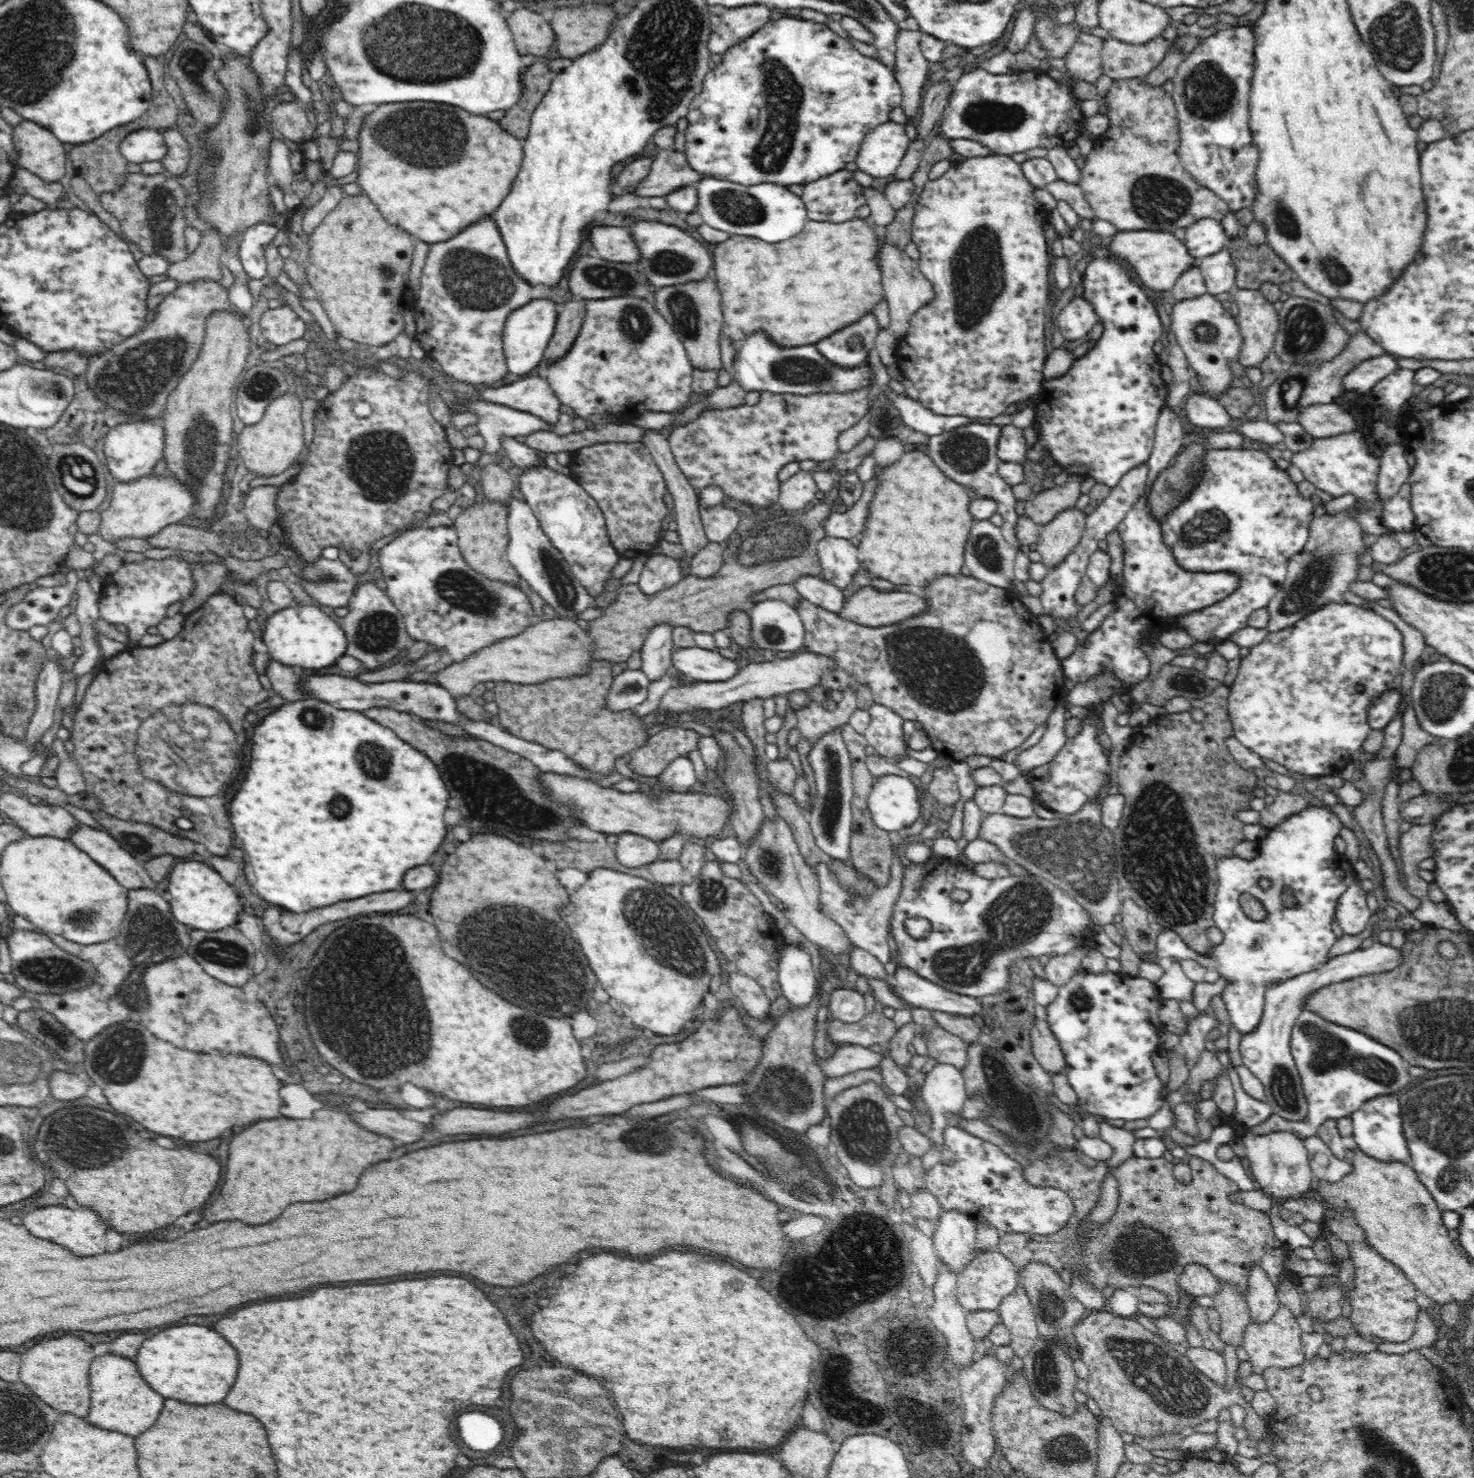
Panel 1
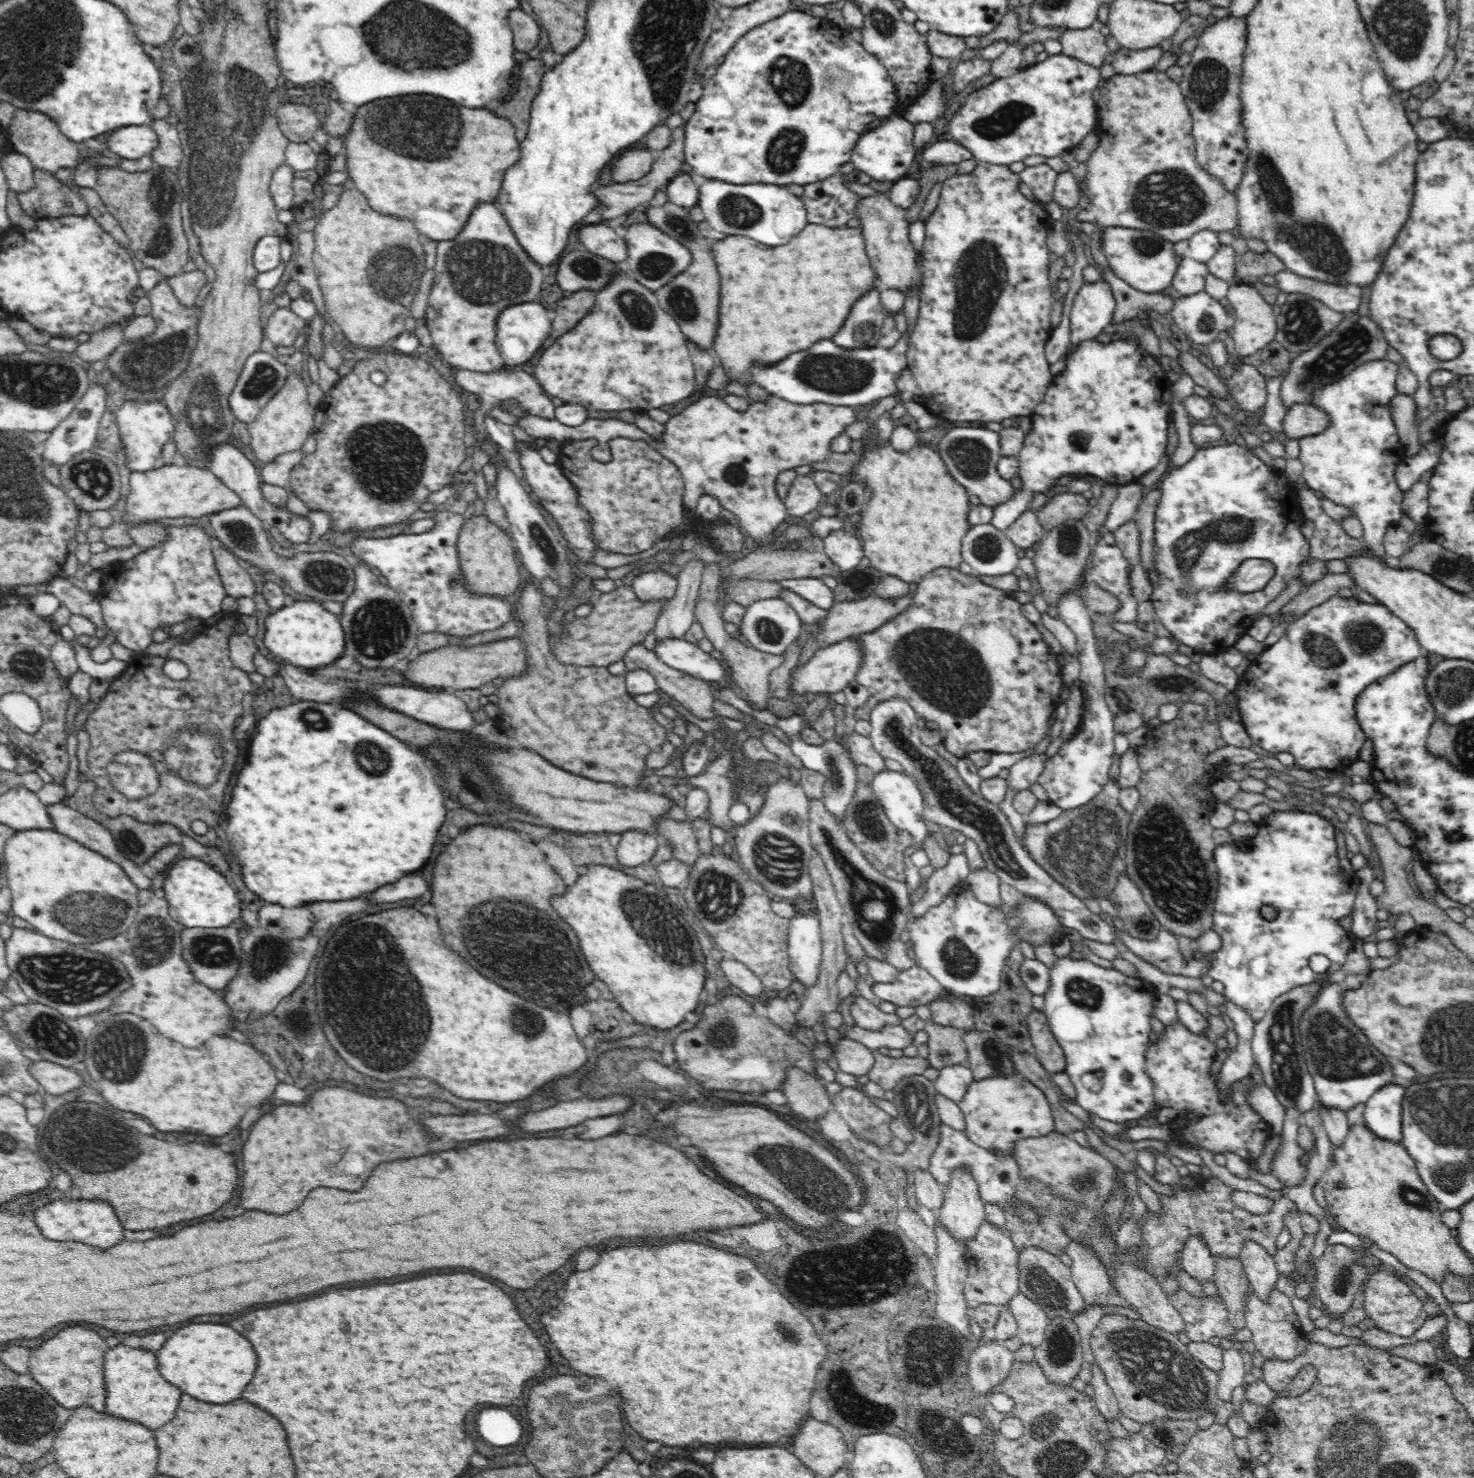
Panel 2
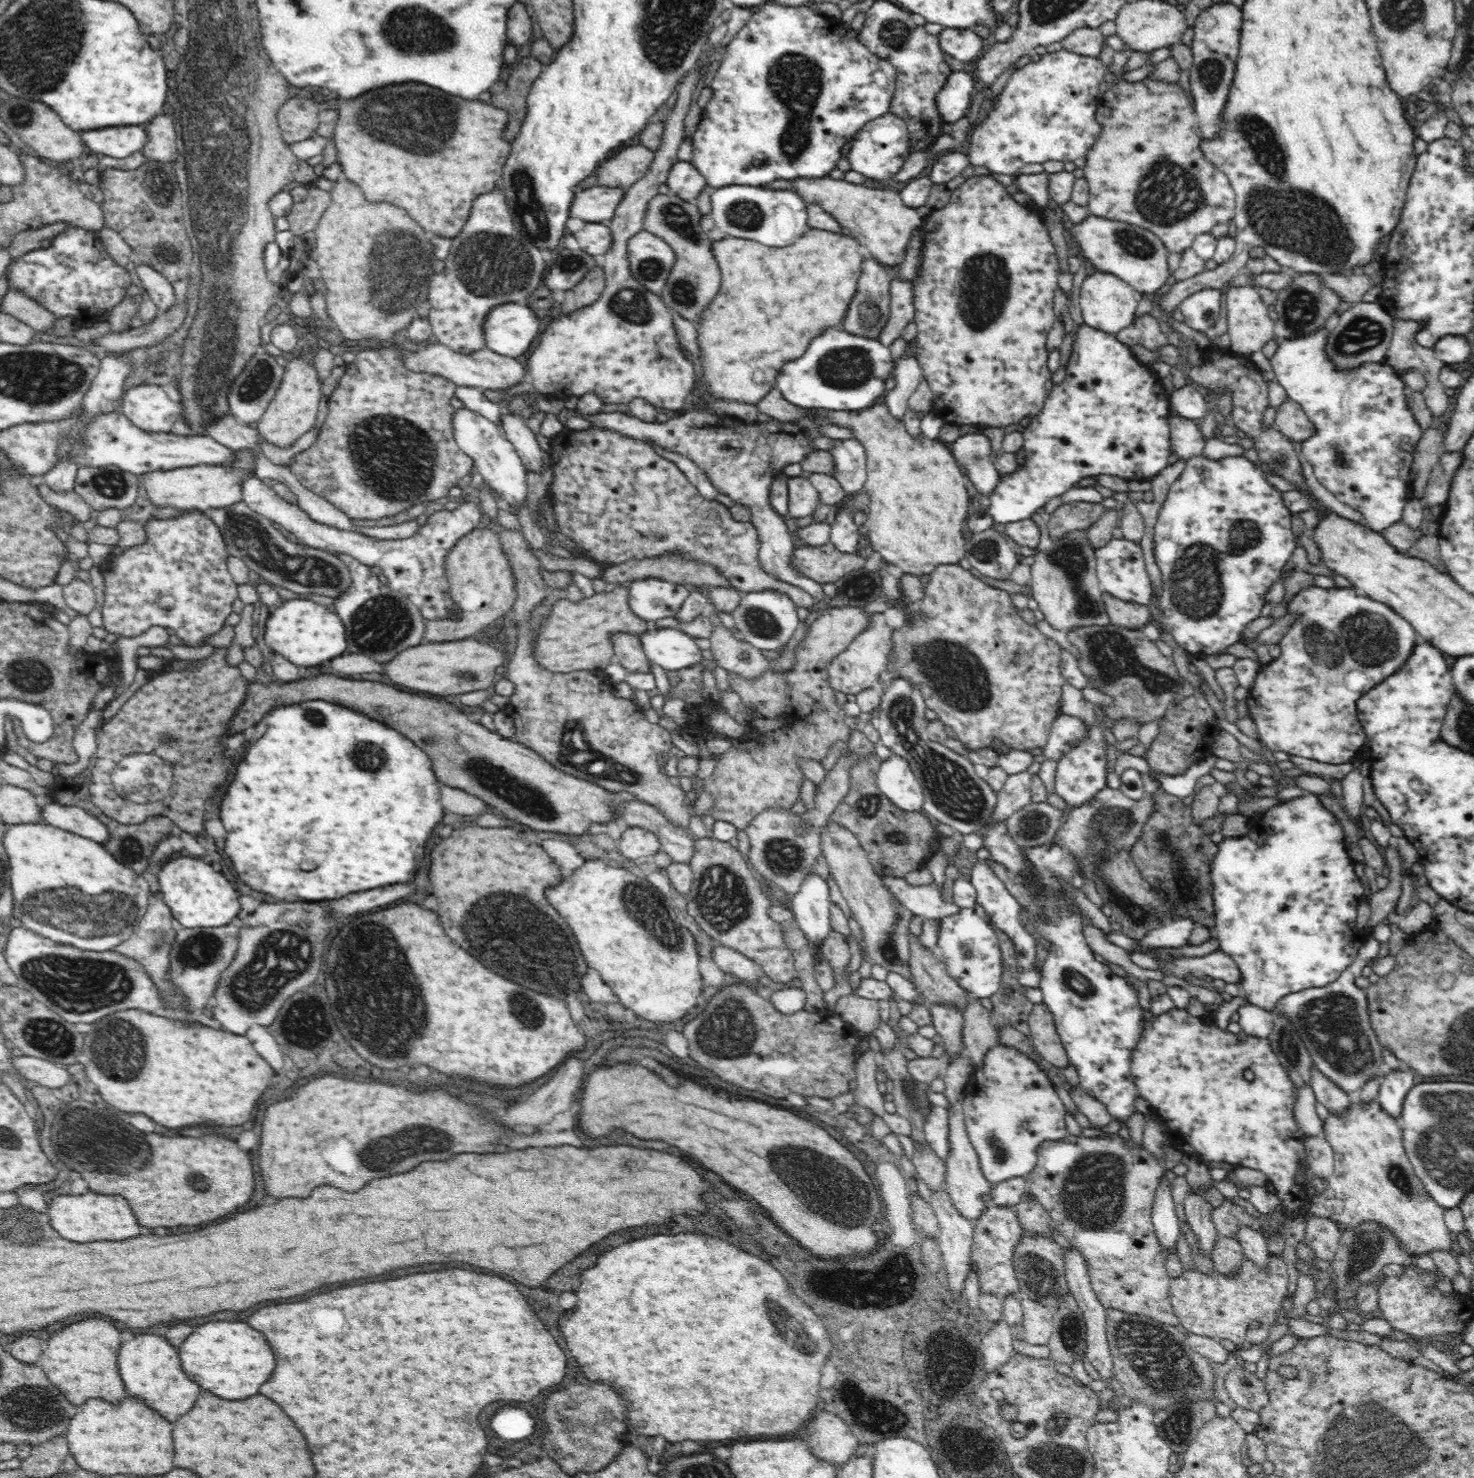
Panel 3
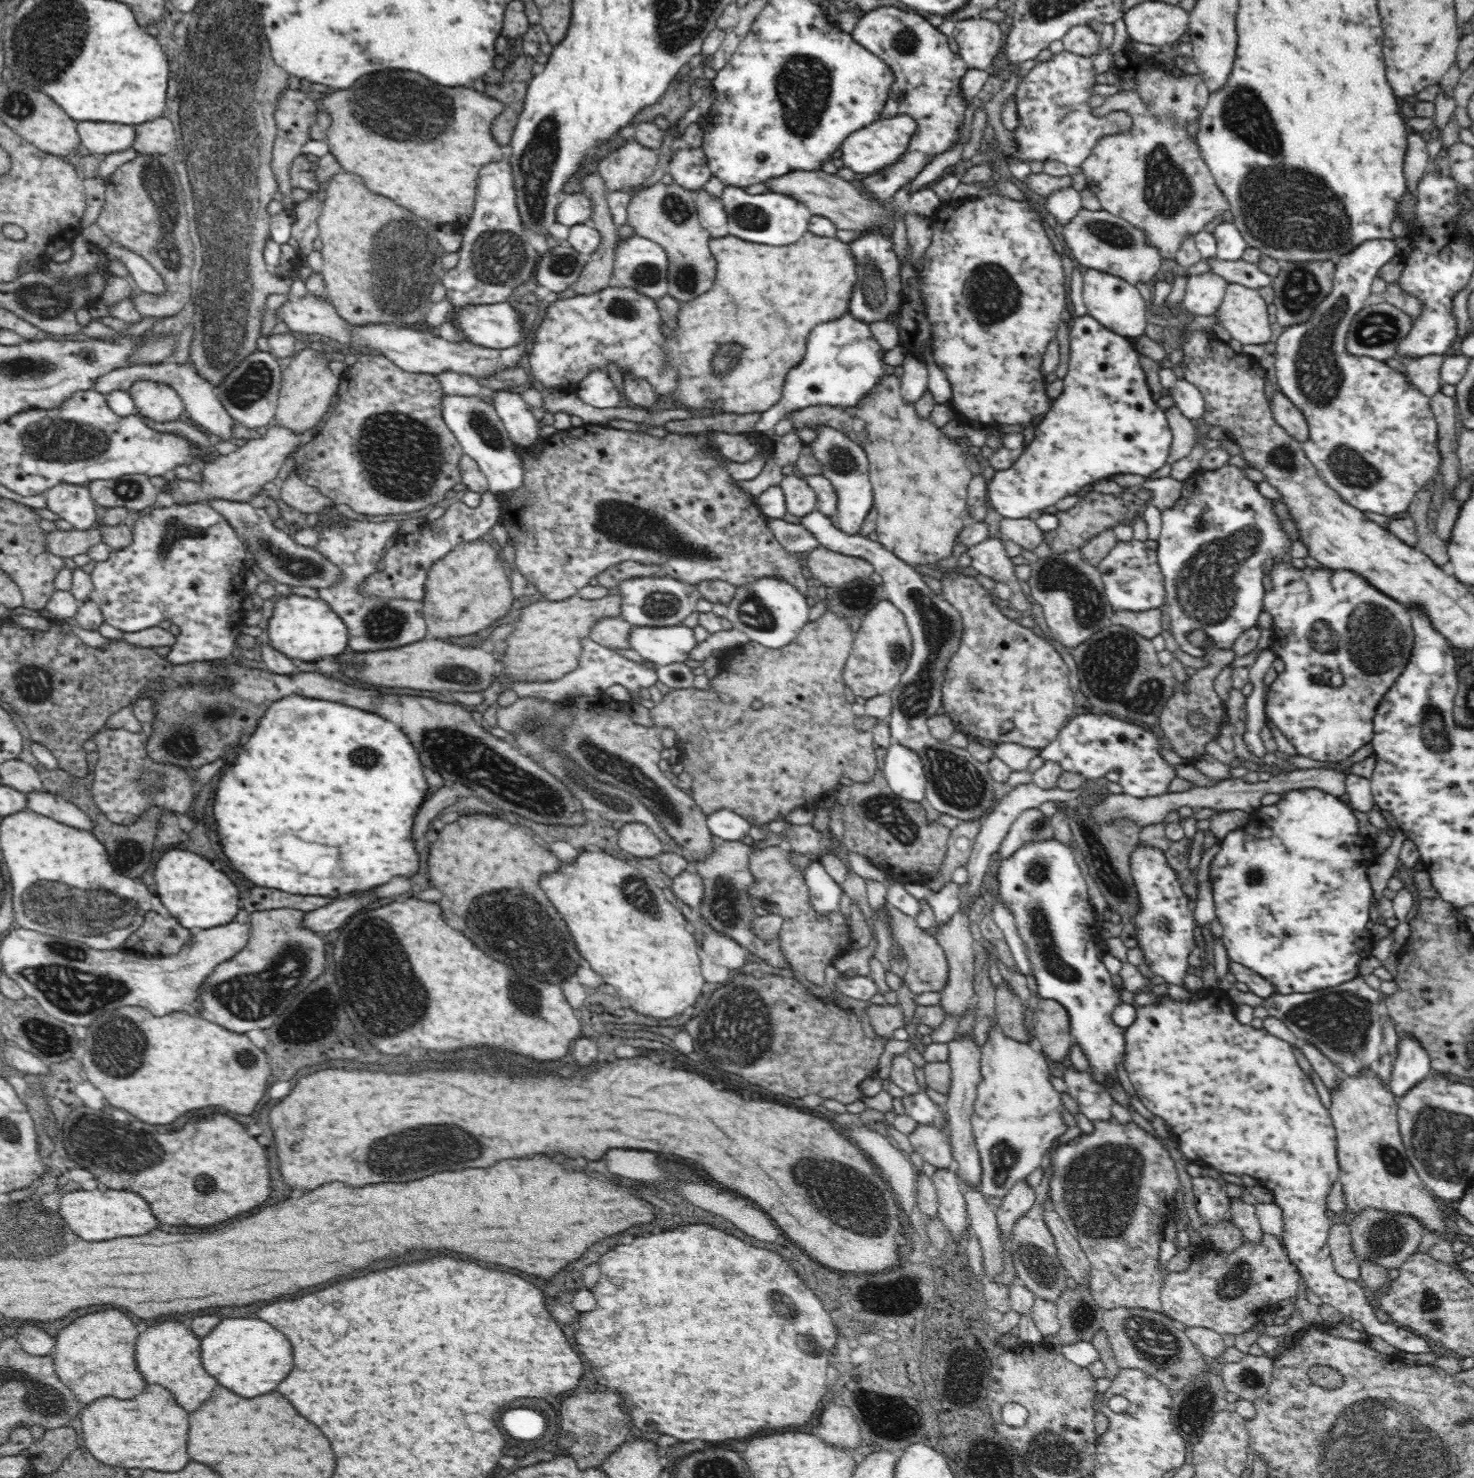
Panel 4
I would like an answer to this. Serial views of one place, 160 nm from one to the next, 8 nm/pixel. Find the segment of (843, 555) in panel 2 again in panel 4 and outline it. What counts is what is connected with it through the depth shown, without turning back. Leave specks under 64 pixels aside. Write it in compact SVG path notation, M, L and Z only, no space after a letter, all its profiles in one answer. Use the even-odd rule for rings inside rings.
M810 425L816 431L816 438L810 443L815 459L821 464L821 475L825 476L835 488L837 494L837 510L835 518L838 529L844 534L858 535L866 518L866 513L873 506L872 486L865 450L846 434L826 425Z

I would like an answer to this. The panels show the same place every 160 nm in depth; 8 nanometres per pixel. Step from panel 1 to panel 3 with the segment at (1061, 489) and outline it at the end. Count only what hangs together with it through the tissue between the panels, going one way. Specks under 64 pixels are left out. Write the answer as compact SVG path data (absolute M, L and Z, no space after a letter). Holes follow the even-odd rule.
M1083 501L1064 503L1046 519L1050 539L1056 542L1056 540L1062 539L1067 532L1079 529L1087 531L1105 511L1102 503Z

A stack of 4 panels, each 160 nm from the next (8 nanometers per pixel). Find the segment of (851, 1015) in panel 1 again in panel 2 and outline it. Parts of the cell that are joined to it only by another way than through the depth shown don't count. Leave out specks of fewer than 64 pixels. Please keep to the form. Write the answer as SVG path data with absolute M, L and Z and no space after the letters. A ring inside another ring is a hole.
M860 995L851 1005L850 1011L856 1025L870 1031L880 1031L889 1025L901 1025L896 1014L881 1012L877 1006Z

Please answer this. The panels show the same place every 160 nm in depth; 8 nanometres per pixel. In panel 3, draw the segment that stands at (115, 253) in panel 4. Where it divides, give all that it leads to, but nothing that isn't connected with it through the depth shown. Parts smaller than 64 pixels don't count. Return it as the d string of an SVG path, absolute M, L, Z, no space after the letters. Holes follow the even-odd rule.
M137 263L135 270L150 300L154 302L159 311L168 311L176 304L172 283L163 274L160 274L160 271L140 263Z

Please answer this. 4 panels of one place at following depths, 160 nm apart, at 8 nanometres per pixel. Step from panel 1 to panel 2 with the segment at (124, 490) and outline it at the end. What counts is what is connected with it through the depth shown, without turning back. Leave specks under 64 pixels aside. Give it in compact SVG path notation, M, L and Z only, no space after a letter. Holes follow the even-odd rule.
M160 463L156 468L146 471L134 471L129 476L130 496L126 502L126 524L148 522L158 518L200 518L202 515L222 512L243 505L241 498L230 490L211 470L202 467L177 466Z

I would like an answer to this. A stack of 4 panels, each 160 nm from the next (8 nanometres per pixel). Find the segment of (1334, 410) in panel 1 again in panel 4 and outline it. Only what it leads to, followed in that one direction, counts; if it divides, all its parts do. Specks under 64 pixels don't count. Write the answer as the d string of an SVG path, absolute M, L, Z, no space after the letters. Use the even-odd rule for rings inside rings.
M1276 391L1269 403L1274 420L1291 437L1300 442L1309 437L1309 428L1305 416L1282 391Z

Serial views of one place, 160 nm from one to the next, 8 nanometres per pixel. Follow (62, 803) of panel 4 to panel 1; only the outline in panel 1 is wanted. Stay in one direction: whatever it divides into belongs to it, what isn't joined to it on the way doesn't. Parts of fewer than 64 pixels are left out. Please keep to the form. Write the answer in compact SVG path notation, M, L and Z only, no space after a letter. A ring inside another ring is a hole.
M80 823L79 826L69 839L80 850L90 854L100 866L104 866L123 887L129 890L154 888L156 883L146 873L144 862L124 850L111 834L84 823Z

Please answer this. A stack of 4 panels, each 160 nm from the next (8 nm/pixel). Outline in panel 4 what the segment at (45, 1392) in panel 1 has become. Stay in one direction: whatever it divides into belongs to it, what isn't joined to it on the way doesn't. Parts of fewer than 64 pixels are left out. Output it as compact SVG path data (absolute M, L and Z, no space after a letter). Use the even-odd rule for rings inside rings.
M106 1310L106 1312L82 1316L58 1332L56 1350L51 1354L54 1374L58 1380L62 1381L62 1384L66 1385L66 1388L70 1389L70 1392L74 1393L74 1396L83 1406L87 1406L102 1397L116 1397L122 1400L133 1399L148 1388L142 1373L138 1371L136 1362L132 1360L136 1356L138 1334L140 1332L136 1330L136 1324L126 1314L122 1314L120 1310Z

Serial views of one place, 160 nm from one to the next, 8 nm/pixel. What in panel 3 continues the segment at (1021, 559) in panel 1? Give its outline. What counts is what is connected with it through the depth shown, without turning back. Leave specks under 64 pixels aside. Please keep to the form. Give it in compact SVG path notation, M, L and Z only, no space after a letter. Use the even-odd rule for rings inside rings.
M979 433L965 434L950 442L949 446L958 464L968 472L968 479L977 492L992 494L1000 482L1001 474L995 467L996 455L990 455L990 439Z

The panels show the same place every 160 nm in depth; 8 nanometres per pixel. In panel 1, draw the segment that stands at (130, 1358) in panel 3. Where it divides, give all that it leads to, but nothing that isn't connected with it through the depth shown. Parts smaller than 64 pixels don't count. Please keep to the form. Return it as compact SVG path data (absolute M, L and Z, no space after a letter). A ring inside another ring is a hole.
M104 1354L96 1358L90 1366L90 1410L87 1411L86 1424L93 1428L116 1430L128 1436L138 1436L154 1418L158 1418L158 1410L162 1410L162 1398L154 1394L154 1390L146 1390L138 1378L134 1378L134 1366L130 1366L128 1358L116 1354Z

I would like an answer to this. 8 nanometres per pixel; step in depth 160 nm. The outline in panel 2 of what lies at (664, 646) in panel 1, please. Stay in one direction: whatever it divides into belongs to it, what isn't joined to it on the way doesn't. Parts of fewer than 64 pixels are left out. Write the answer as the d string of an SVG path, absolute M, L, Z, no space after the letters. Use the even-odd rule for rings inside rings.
M692 560L674 571L677 578L676 593L657 618L653 628L656 642L660 639L683 638L690 626L697 622L695 614L704 568L702 561Z

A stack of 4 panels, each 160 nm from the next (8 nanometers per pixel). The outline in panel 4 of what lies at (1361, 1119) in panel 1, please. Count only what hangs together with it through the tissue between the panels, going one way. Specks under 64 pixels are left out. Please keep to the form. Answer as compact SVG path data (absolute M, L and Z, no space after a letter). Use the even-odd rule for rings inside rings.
M1407 1037L1399 1043L1387 1089L1392 1097L1401 1098L1432 1072L1427 1051Z

